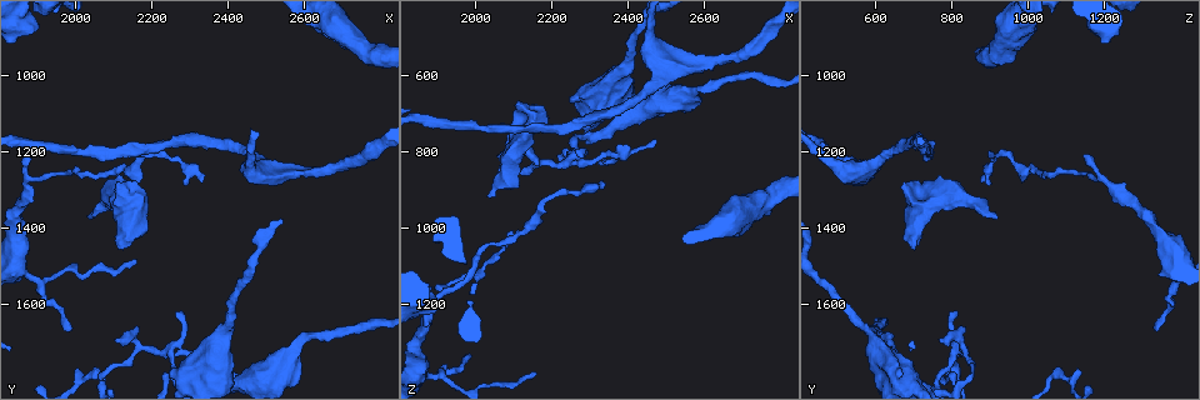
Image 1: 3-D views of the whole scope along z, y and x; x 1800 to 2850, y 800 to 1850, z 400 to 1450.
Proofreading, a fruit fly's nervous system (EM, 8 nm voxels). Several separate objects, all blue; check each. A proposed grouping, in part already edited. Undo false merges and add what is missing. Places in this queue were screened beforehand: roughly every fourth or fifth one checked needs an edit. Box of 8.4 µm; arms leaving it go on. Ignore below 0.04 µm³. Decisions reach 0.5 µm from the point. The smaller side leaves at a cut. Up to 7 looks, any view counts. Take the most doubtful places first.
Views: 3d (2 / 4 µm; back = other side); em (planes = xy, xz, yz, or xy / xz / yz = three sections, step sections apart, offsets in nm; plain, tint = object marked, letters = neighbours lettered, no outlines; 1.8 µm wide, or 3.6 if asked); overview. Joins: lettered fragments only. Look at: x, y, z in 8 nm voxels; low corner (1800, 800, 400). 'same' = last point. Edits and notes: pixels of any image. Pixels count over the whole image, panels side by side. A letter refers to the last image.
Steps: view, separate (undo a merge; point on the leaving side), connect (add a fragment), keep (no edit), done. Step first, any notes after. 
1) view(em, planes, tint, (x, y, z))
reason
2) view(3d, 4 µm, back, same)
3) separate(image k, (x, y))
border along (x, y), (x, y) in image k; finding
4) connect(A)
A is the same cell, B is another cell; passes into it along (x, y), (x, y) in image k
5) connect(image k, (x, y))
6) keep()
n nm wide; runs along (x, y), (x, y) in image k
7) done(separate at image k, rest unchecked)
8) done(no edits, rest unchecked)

view(em, xz, step 8, letters, (2115, 1455, 710))
stops while still wide

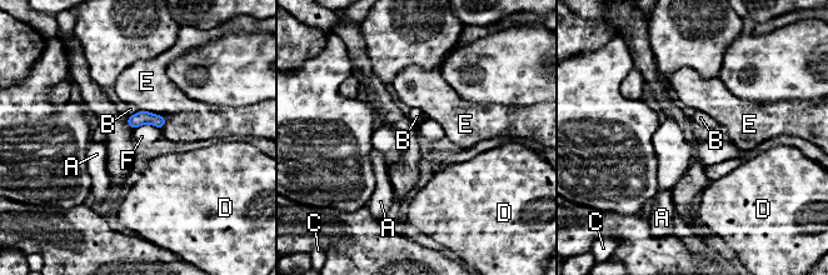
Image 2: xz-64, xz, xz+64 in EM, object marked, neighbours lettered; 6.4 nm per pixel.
view(em, planes, letters, same)
cut it another way

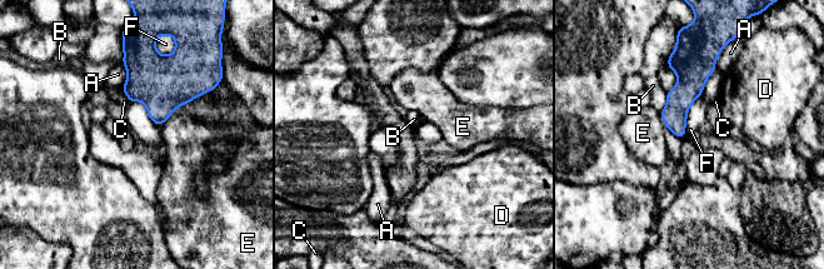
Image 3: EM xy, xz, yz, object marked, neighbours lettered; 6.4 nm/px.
keep()
A, B, C, D, E and F are other cells; border along (715, 69), (689, 108), (683, 138) in image 3; none of them fits

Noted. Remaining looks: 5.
view(em, planes, letters, (1900, 870, 1205))
thick end

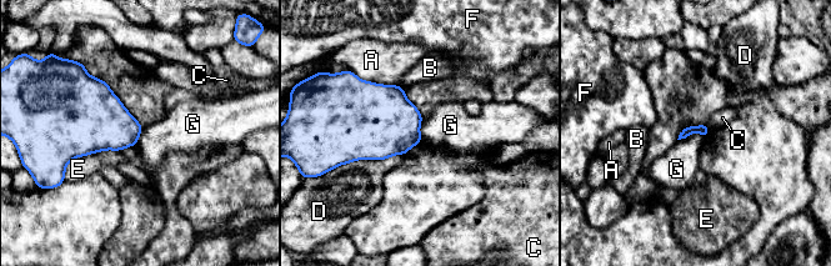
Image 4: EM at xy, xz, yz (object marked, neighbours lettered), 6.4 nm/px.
keep()
A, B, C, D, E, F and G are other cells; border along (705, 137), (691, 132), (677, 140) in image 4; no lettered fragment goes on from it

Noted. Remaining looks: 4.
view(em, xy, step 16, letters, (2590, 1255, 560))
thick turns thin

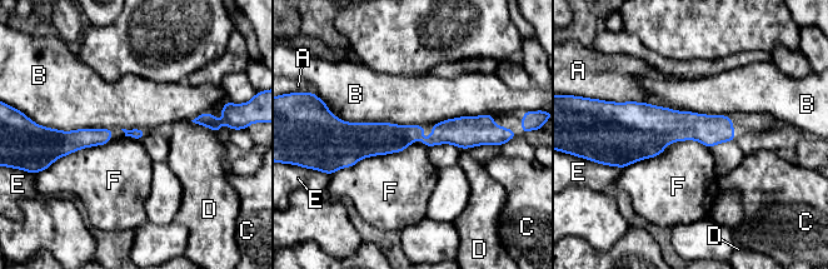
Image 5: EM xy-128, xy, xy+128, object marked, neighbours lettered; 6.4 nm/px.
keep()
70 nm wide; A, B, C, D, E and F are other cells; runs along (338, 129), (488, 142) in image 5; one neuron here

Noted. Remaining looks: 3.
done(no edits, rest unchecked)

